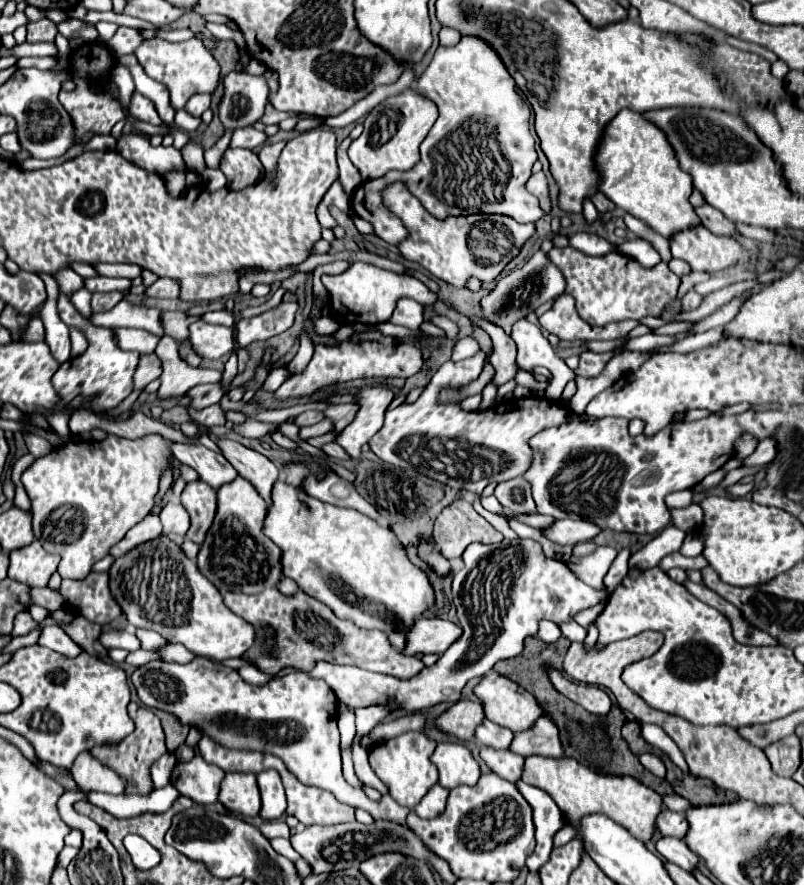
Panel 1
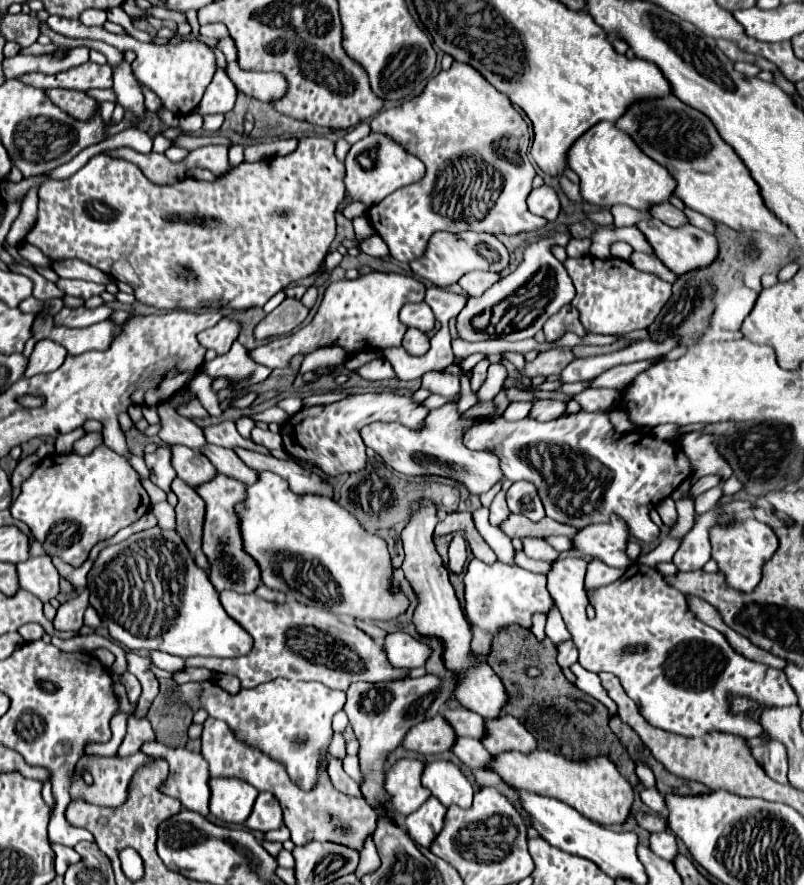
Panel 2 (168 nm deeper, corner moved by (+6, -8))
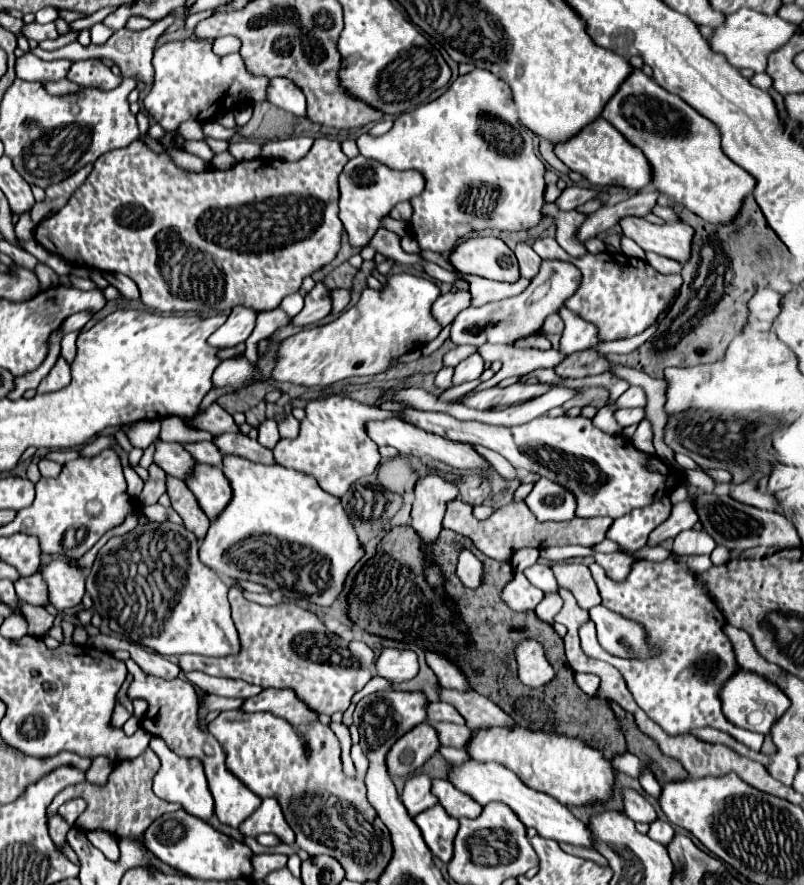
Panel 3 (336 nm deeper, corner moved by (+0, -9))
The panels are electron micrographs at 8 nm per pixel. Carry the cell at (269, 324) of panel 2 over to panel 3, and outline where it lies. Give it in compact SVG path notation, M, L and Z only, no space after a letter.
M316 283L316 287L308 293L306 303L298 315L290 319L290 325L312 325L324 319L330 313L330 291L324 287L324 283Z

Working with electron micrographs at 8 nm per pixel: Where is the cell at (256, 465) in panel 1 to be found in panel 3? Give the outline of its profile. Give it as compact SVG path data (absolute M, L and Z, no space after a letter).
M200 441L200 443L186 443L184 447L186 447L186 451L188 451L198 463L222 467L224 455L220 453L220 449L218 449L214 443L210 443L210 441Z

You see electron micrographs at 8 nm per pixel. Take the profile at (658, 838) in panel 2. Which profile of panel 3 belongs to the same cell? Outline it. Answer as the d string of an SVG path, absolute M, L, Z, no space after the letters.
M656 819L652 825L650 825L650 831L648 831L648 837L662 843L662 845L670 845L670 841L674 839L674 829L670 827L670 823L662 821L662 819Z

